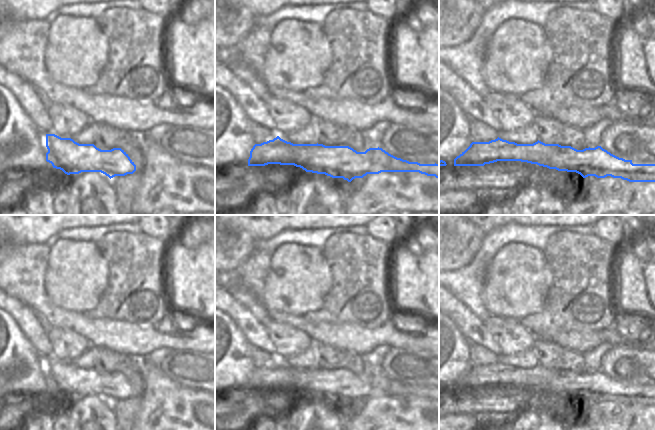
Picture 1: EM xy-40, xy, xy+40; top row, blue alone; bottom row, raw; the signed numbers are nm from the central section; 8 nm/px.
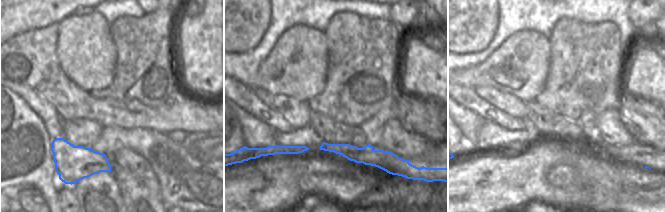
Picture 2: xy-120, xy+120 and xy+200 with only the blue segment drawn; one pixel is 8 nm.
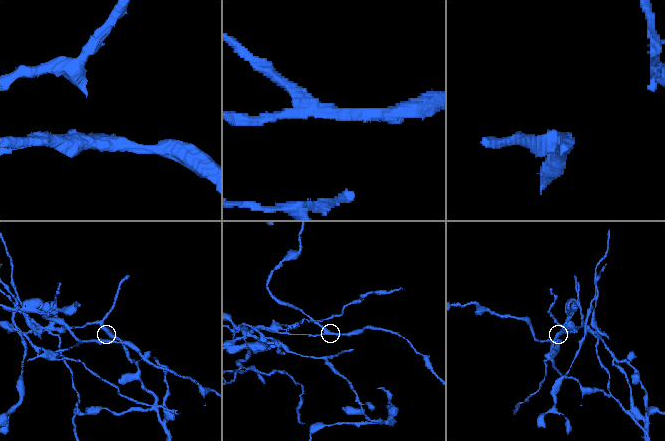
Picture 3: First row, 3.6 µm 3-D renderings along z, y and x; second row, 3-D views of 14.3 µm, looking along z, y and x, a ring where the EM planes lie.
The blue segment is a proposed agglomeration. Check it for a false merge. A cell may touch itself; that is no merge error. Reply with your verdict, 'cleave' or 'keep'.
cleave

